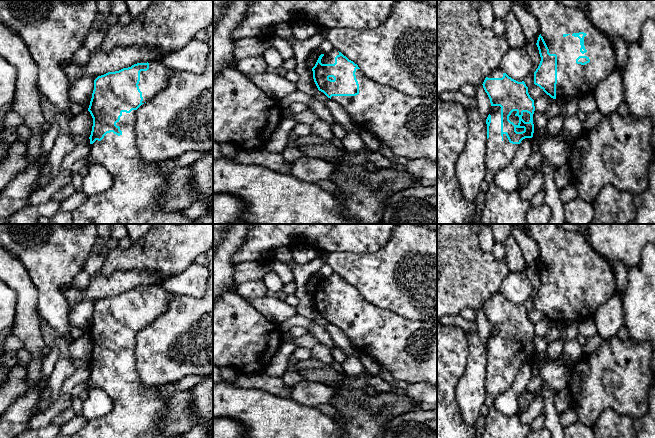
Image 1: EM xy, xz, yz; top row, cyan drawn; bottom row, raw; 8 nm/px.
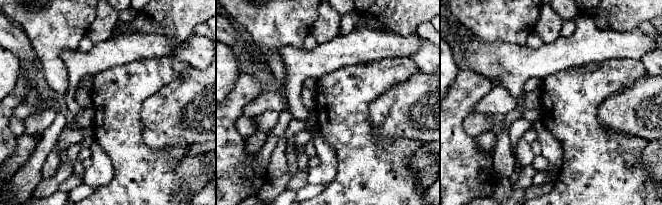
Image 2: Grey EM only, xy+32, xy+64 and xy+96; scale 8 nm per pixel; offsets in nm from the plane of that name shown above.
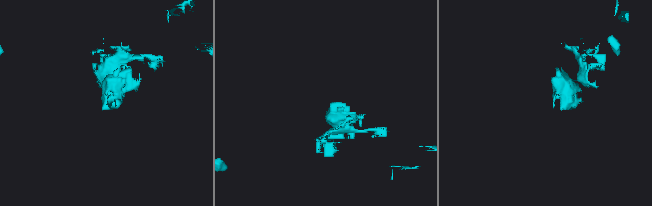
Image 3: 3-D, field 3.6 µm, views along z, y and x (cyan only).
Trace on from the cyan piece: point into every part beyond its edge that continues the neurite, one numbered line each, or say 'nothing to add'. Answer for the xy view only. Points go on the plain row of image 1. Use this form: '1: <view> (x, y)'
1: xy (137, 411)

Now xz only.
1: xz (407, 348)

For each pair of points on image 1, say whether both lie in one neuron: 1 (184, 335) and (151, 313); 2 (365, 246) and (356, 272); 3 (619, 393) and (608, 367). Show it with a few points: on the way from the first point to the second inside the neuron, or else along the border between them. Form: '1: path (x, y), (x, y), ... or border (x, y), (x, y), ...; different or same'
1: border (170, 297), (166, 308), (146, 326); different
2: border (385, 244), (377, 250), (368, 253), (340, 252); different
3: path (619, 387), (619, 380), (614, 373); same

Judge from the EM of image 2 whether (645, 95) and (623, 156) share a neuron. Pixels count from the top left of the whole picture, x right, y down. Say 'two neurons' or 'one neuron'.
two neurons

